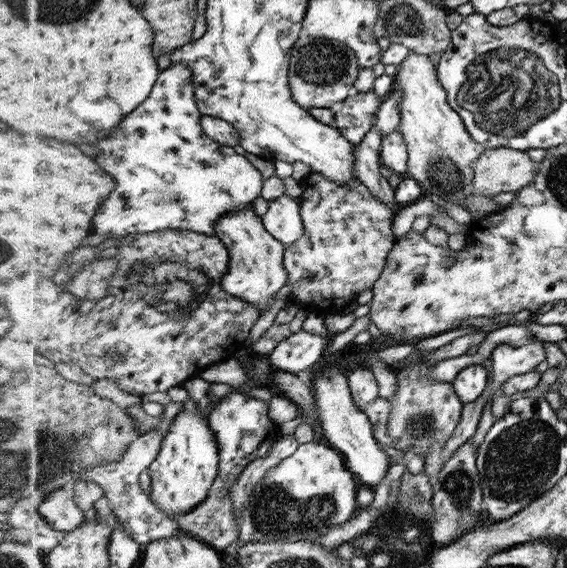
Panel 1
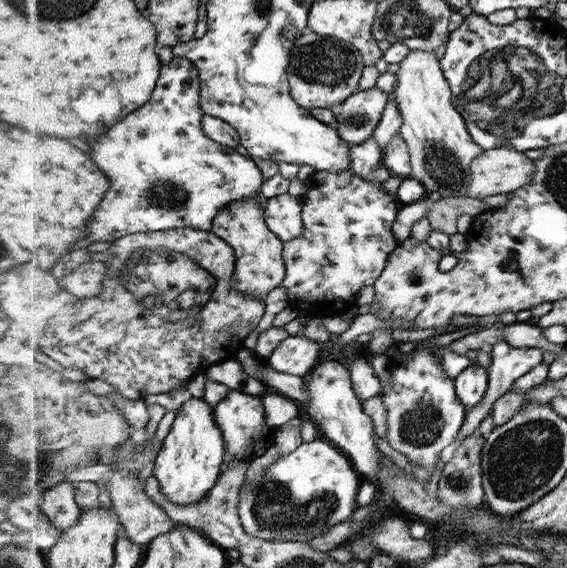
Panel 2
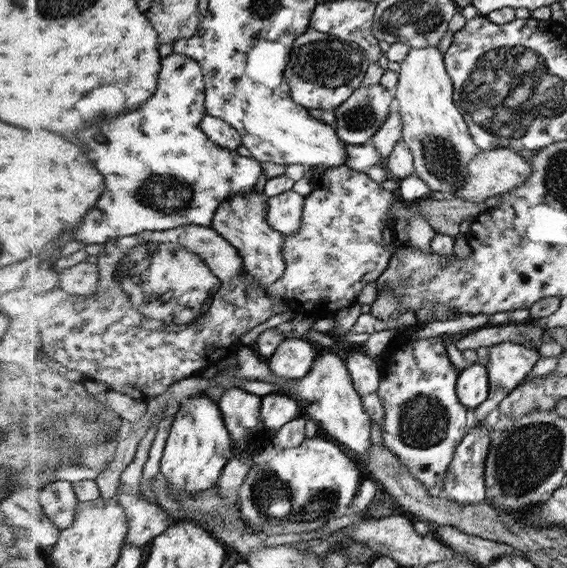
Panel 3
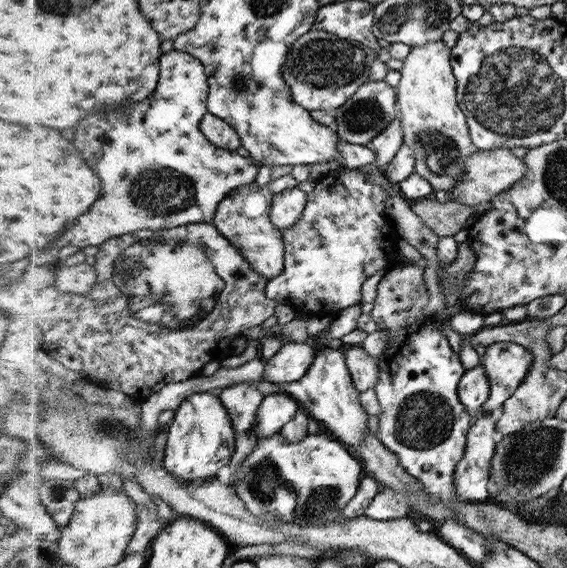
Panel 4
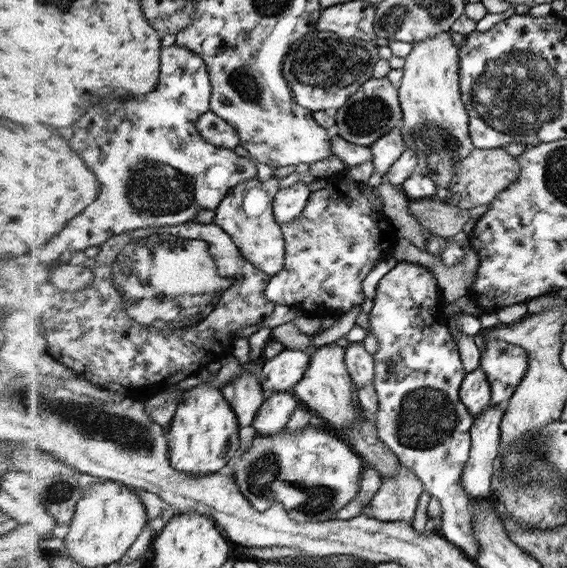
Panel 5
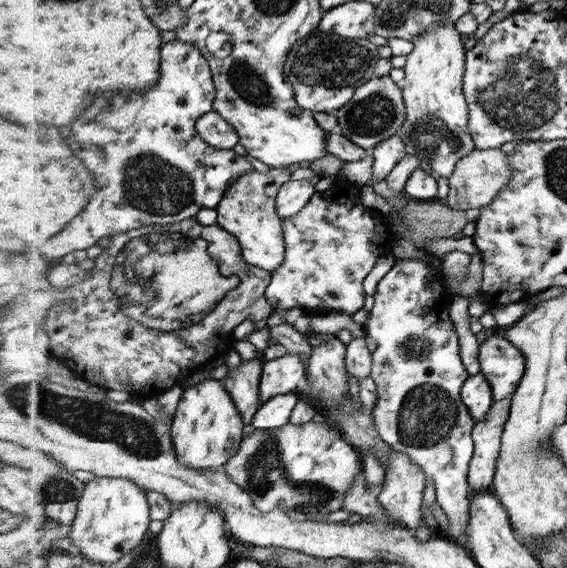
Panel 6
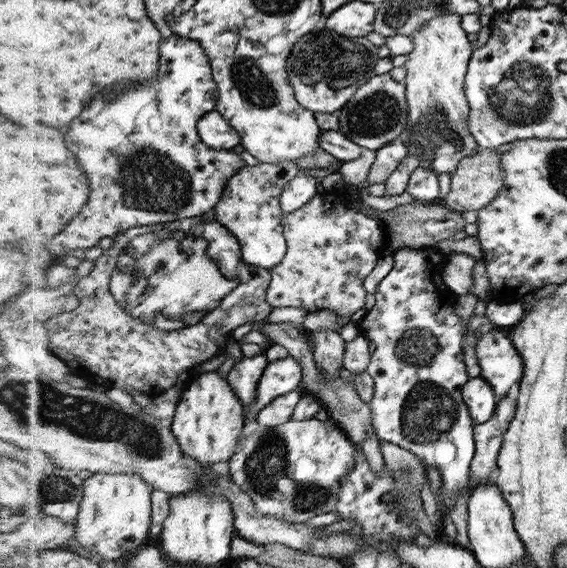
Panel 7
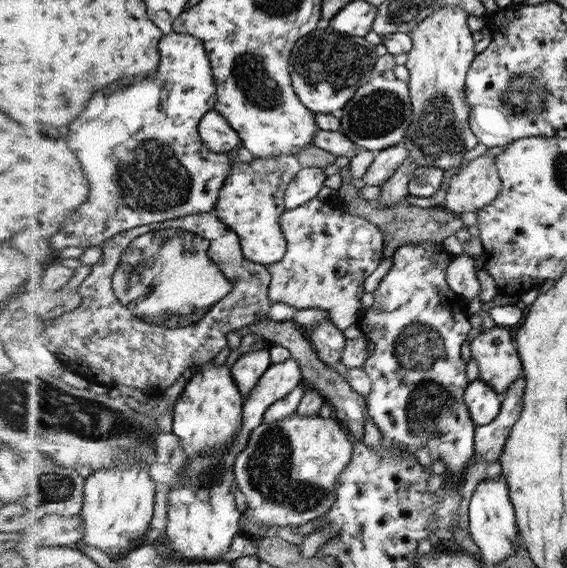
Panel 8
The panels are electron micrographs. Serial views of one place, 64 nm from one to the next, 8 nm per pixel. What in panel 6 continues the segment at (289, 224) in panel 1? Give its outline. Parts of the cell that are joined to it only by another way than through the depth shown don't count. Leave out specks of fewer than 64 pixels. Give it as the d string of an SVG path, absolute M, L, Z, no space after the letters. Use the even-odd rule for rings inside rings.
M310 179L290 180L280 188L278 196L279 217L289 220L299 214L315 195L315 181Z

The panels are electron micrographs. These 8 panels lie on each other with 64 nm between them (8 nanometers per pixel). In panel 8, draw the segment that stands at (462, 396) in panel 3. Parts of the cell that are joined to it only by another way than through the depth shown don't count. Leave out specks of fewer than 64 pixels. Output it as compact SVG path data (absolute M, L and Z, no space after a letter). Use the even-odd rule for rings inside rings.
M480 378L467 384L466 398L472 421L477 426L491 424L494 422L494 418L500 414L500 408L502 408L501 395Z

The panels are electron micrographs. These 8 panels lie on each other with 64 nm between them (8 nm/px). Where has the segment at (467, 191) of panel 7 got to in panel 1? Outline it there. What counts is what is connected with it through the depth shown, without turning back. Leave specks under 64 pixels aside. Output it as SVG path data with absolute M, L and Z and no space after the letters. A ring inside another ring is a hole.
M508 147L486 149L479 159L473 163L475 178L473 179L473 194L494 197L501 192L516 193L528 187L539 172L539 165L530 159L527 151L516 150Z

